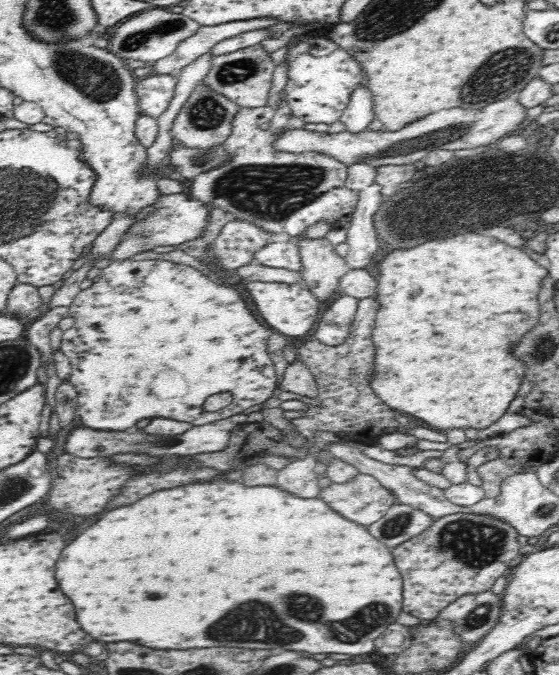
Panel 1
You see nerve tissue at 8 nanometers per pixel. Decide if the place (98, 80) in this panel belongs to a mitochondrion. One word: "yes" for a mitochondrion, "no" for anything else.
yes

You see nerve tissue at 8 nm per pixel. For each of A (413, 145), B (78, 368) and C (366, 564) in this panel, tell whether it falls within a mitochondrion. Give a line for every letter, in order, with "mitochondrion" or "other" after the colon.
A: mitochondrion
B: other
C: other

